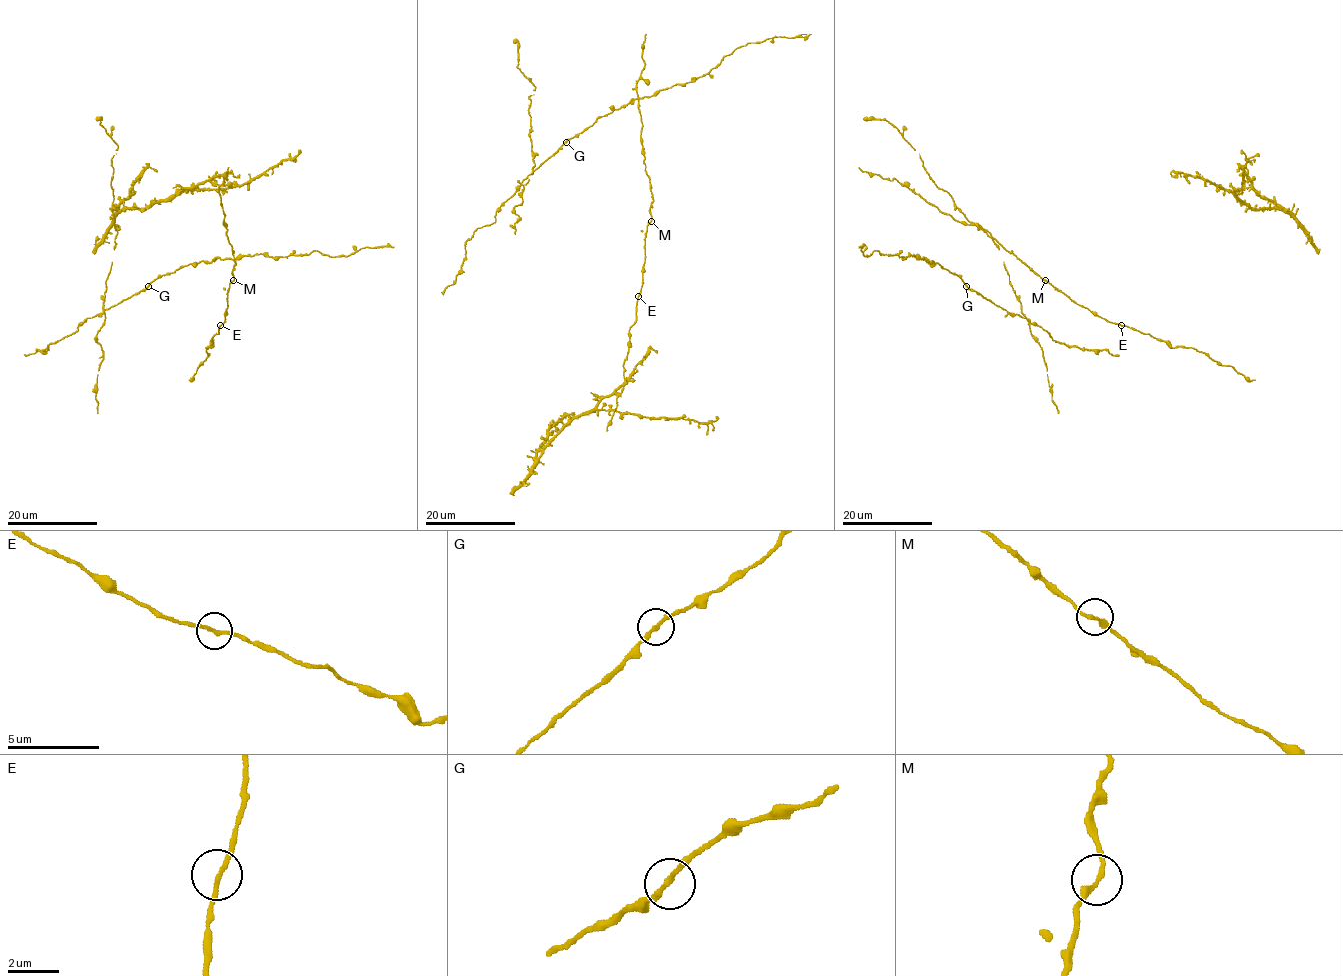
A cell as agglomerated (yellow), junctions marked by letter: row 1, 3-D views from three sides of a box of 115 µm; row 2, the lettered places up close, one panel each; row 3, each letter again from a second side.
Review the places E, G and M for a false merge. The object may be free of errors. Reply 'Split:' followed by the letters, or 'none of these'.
Split: none of these

